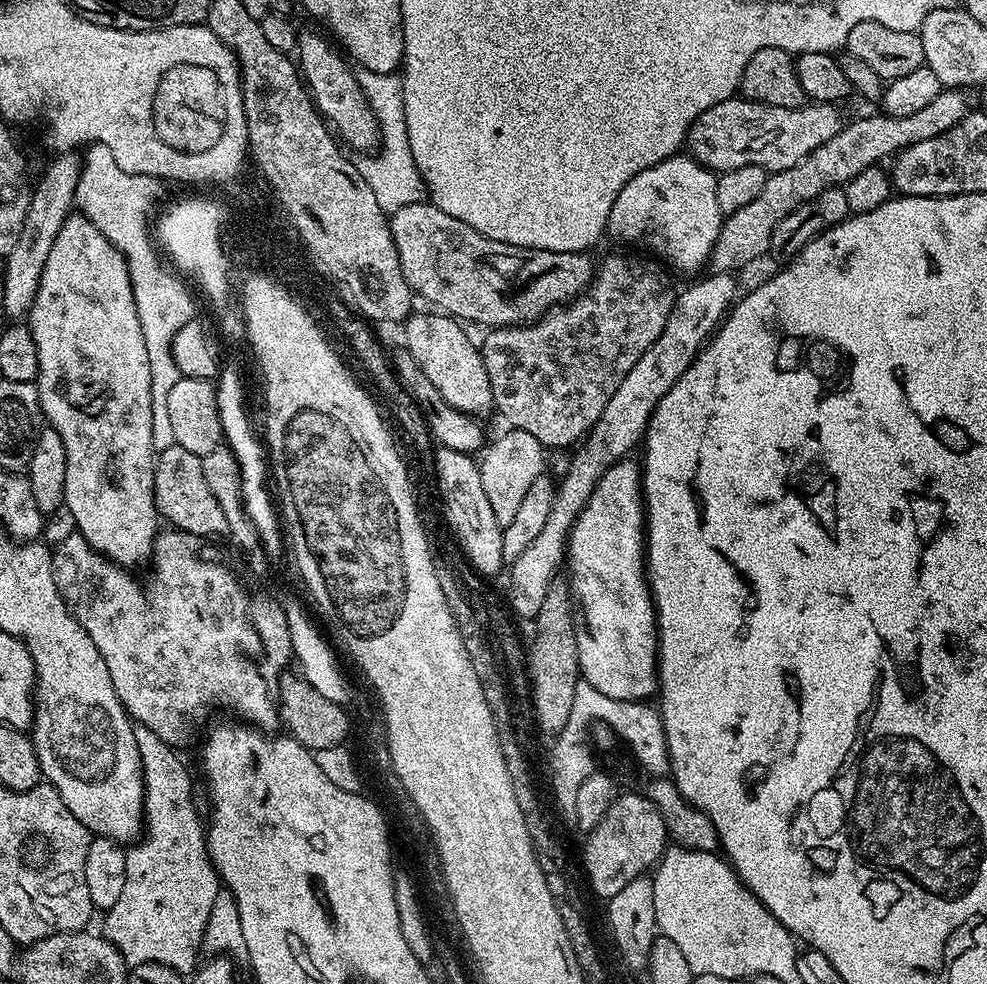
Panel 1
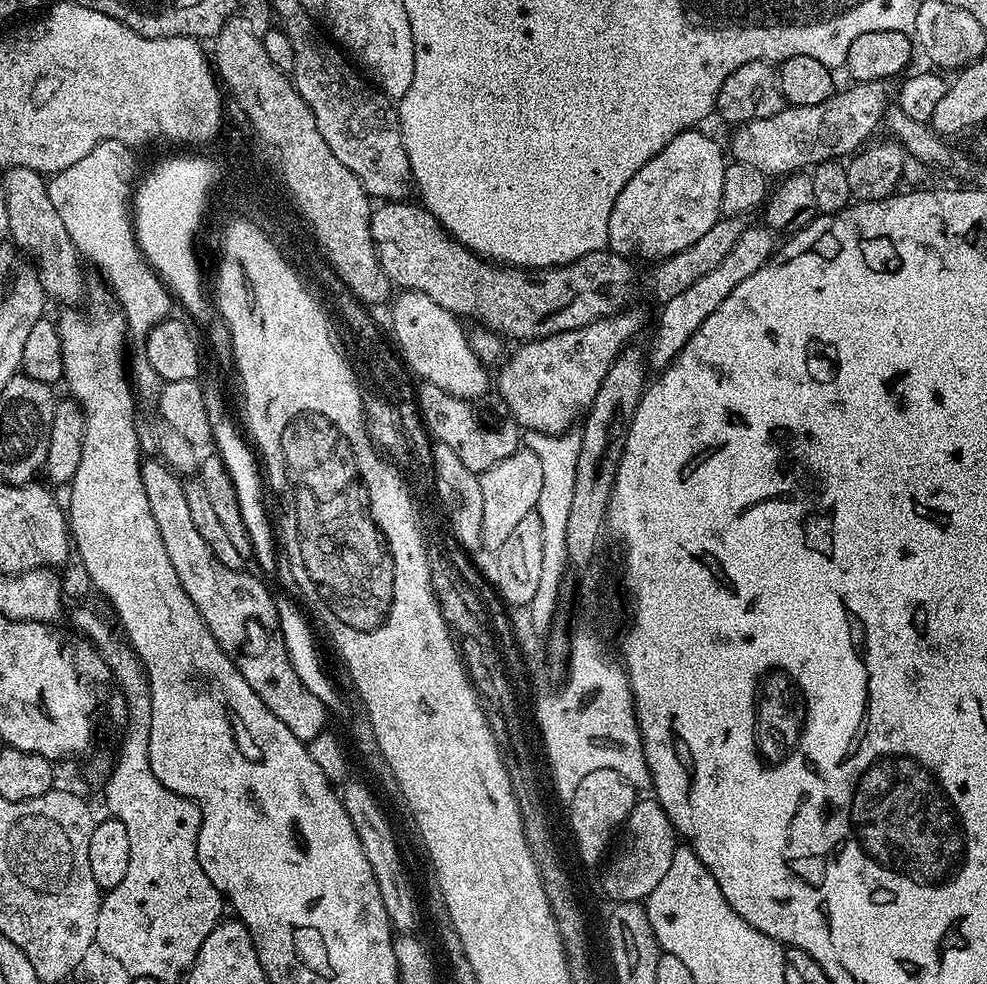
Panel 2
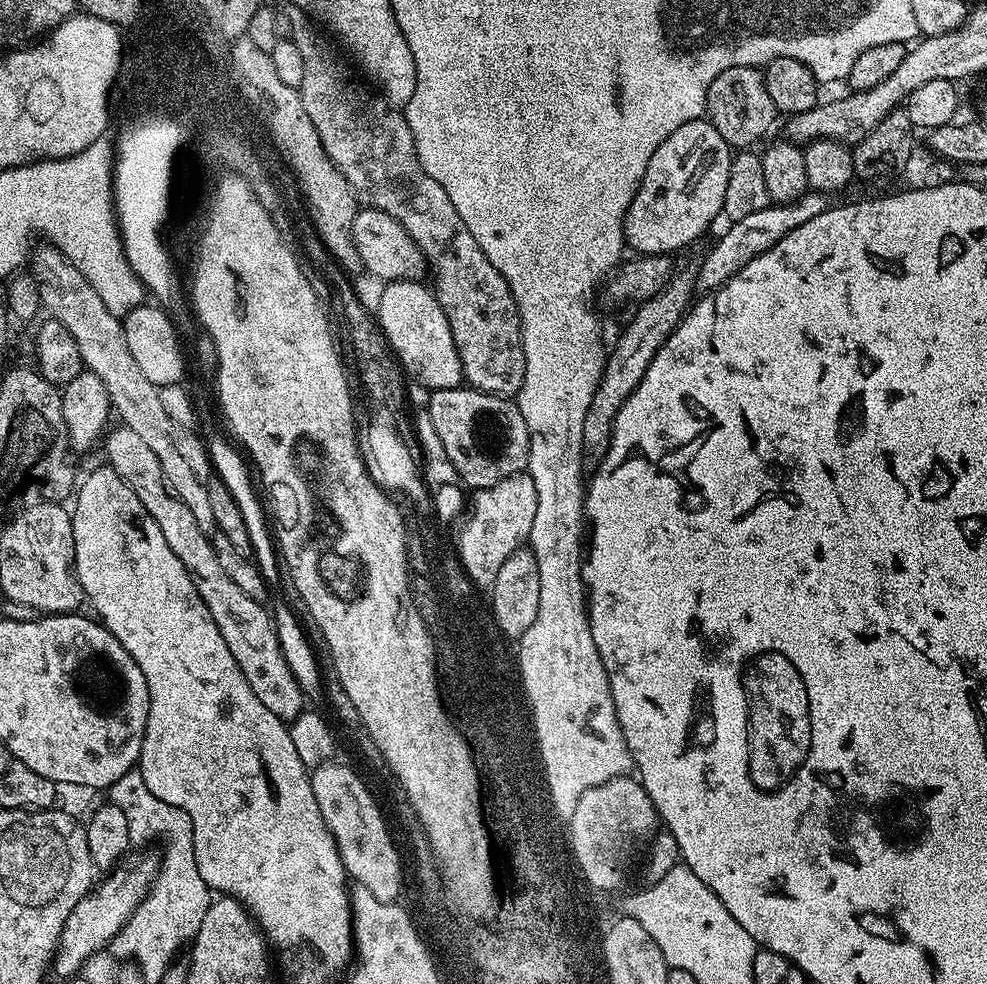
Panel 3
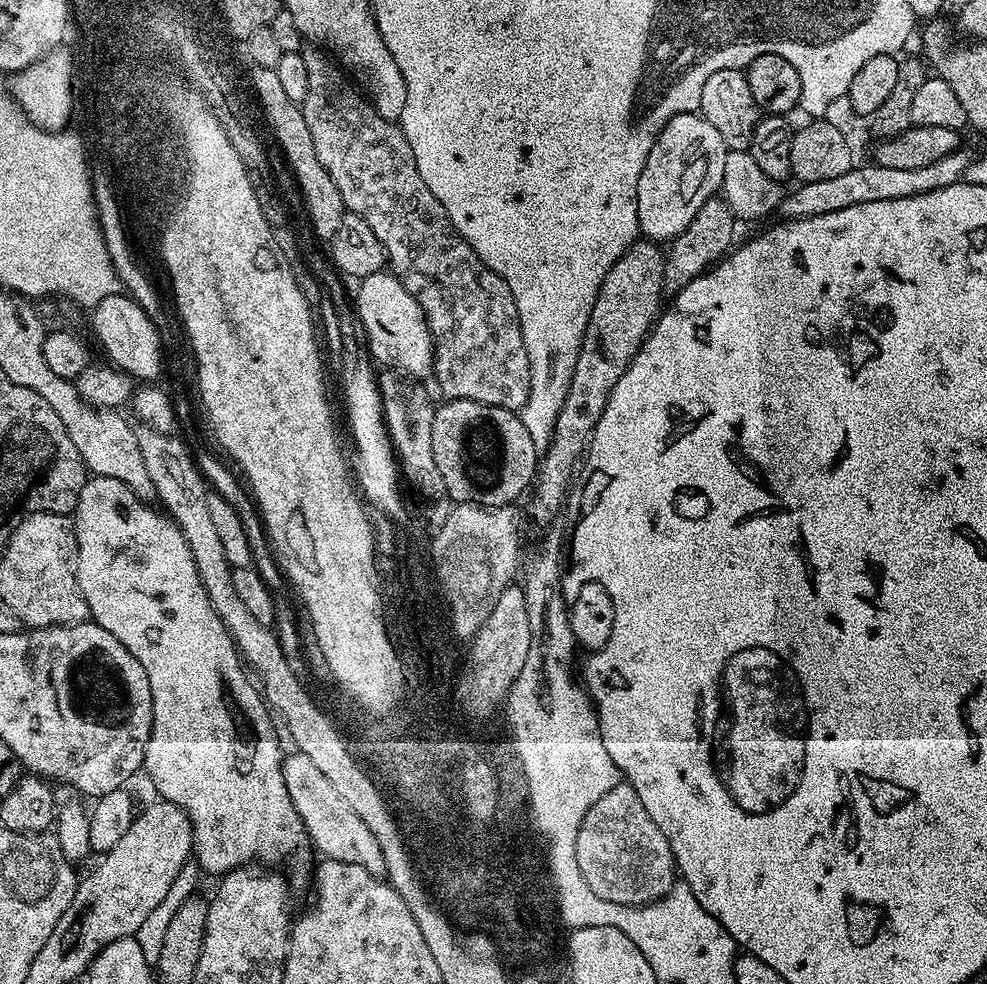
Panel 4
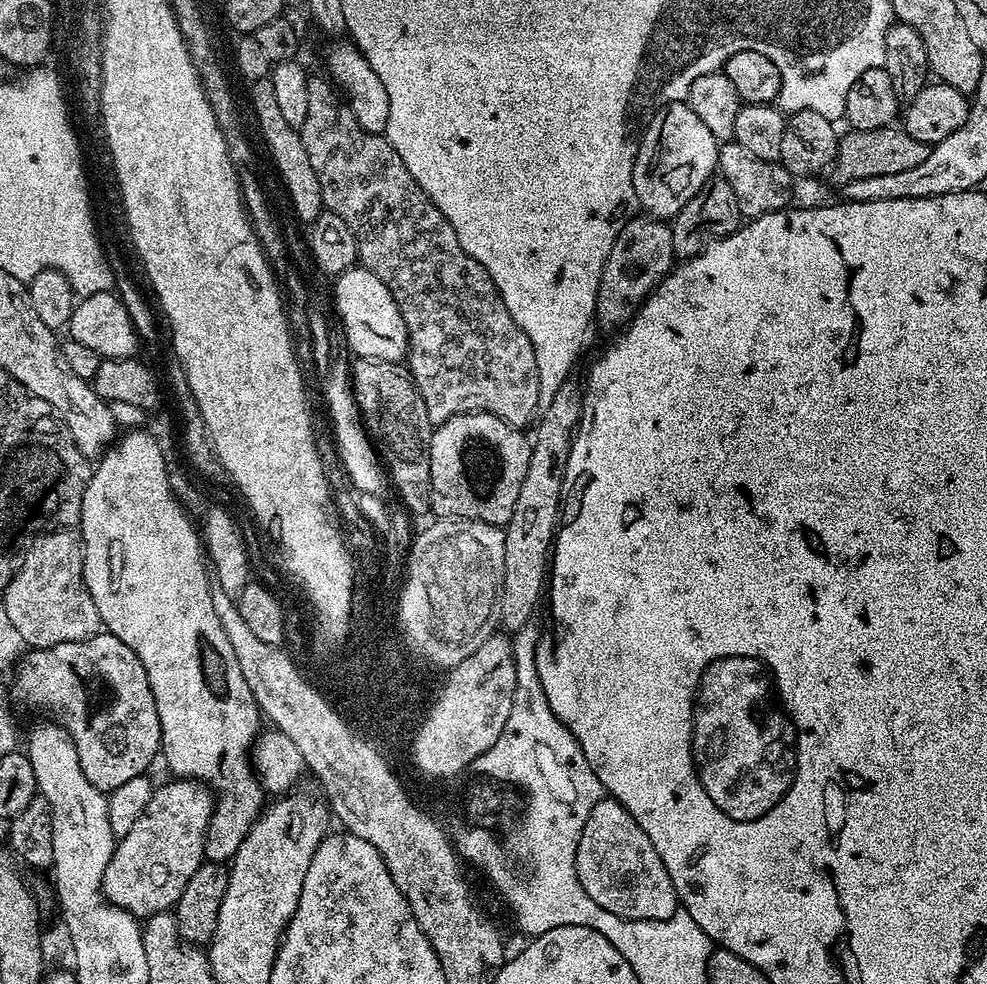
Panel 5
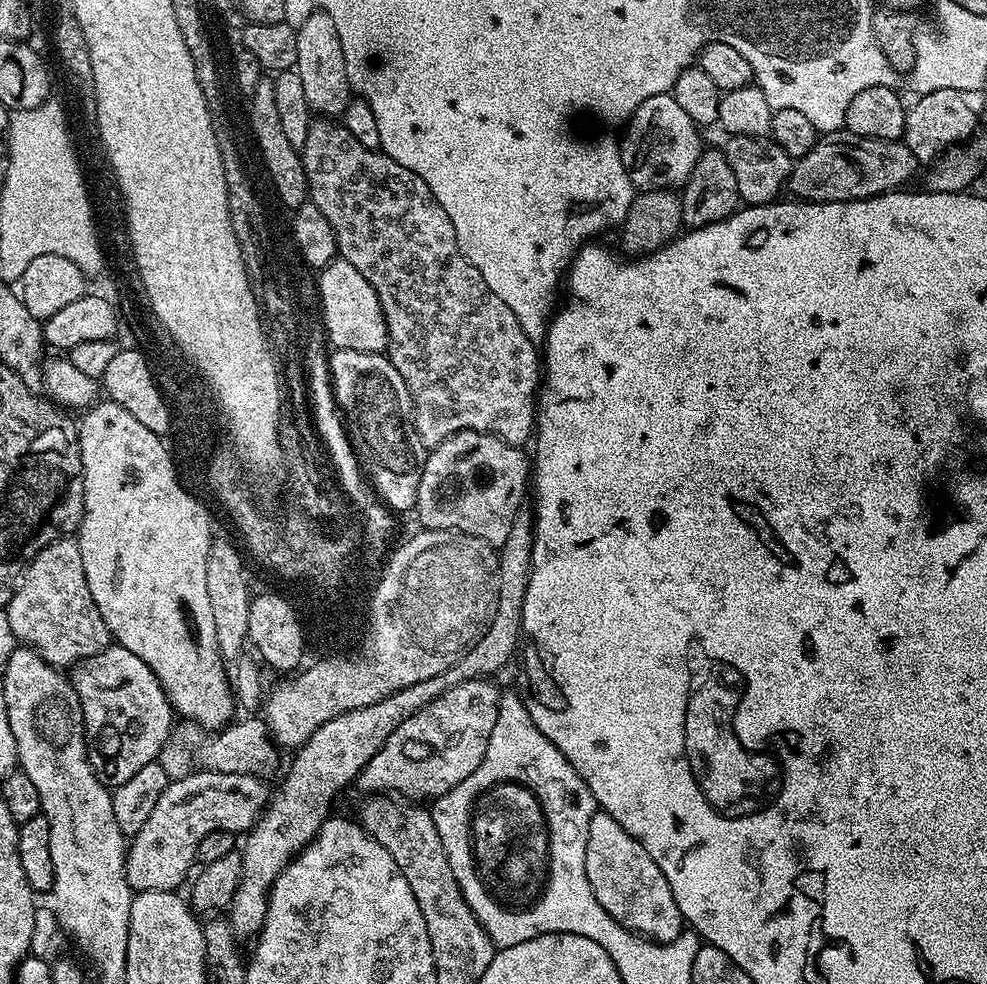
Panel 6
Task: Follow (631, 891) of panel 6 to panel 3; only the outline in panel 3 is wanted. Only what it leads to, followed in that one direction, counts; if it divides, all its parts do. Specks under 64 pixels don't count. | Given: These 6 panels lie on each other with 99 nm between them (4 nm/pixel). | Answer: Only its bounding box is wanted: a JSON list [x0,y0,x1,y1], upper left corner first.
[566,775,658,893]

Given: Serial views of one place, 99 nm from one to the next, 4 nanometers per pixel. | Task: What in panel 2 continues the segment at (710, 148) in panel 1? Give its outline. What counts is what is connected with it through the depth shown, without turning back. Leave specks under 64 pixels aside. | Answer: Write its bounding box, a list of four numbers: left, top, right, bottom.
[731,80,890,178]

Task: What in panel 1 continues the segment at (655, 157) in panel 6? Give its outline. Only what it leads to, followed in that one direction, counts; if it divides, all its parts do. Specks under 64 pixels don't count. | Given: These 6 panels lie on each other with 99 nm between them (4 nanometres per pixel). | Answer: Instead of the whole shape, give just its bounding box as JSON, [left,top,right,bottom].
[607,154,722,272]

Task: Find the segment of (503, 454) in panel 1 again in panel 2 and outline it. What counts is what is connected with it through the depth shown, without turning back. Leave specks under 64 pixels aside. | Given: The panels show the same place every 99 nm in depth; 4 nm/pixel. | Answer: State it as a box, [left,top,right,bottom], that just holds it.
[479,446,542,550]

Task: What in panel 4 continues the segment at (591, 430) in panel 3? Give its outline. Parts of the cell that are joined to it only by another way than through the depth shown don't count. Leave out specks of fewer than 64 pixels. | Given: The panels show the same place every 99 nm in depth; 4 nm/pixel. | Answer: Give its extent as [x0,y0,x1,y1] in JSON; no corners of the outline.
[664,198,738,294]

